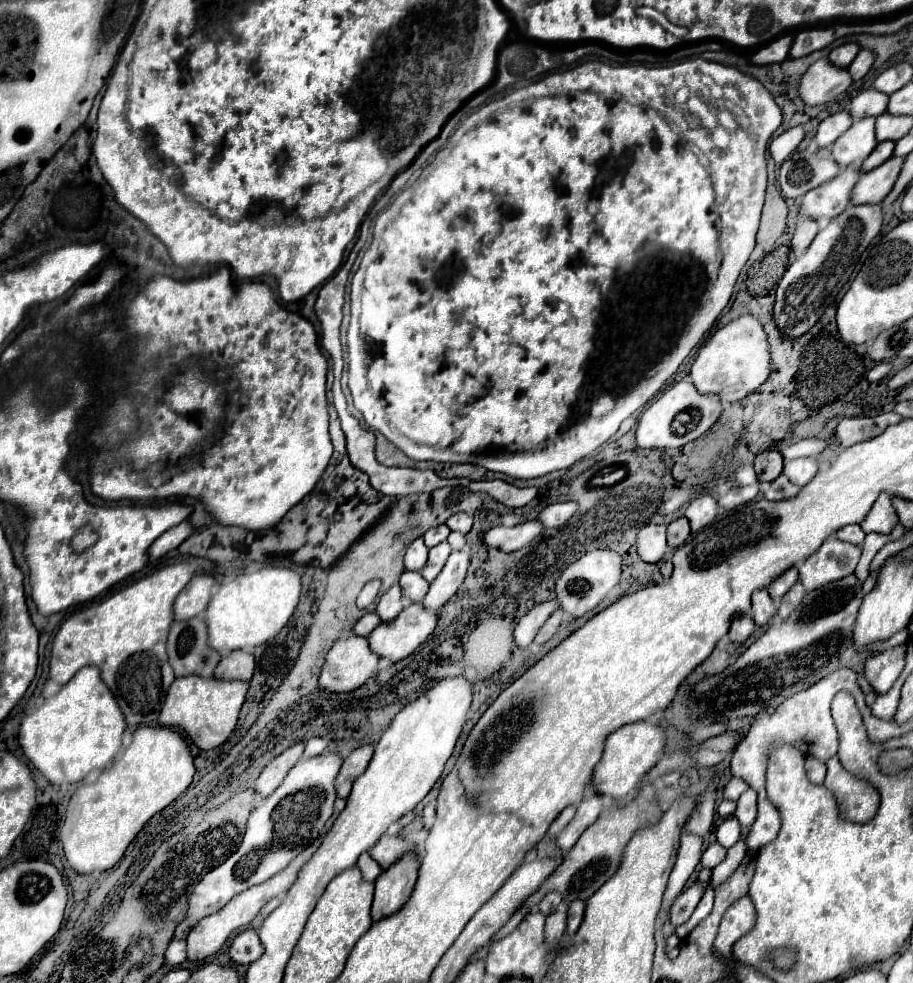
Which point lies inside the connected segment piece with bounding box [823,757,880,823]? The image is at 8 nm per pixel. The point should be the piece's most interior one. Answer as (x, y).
(858, 801)

